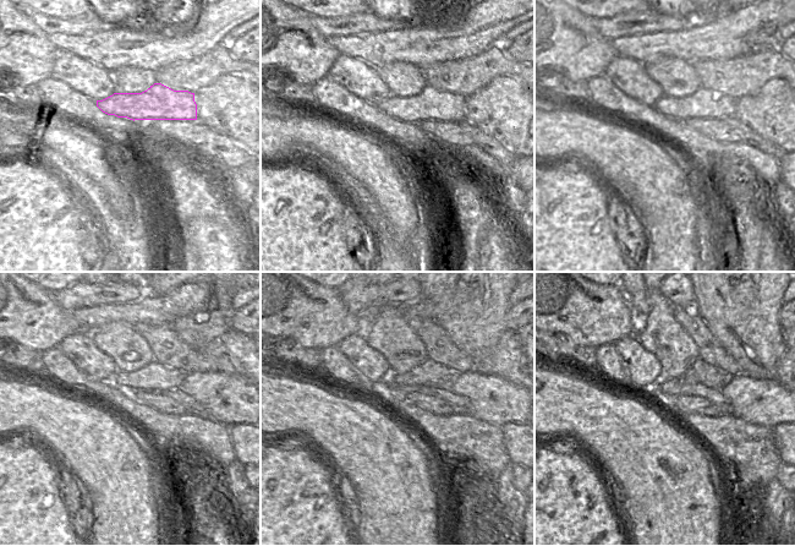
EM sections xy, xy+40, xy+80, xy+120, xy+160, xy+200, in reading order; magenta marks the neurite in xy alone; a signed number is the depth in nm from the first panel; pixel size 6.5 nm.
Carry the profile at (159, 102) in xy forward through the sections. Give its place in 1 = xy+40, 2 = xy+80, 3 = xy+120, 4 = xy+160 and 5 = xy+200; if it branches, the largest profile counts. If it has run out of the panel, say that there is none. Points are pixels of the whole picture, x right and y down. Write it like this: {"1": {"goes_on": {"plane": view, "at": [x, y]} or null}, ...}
{"1": {"goes_on": {"plane": "xy+40", "at": [431, 104]}}, "2": {"goes_on": {"plane": "xy+80", "at": [705, 103]}}, "3": {"goes_on": {"plane": "xy+120", "at": [154, 377]}}, "4": {"goes_on": {"plane": "xy+160", "at": [429, 372]}}, "5": {"goes_on": {"plane": "xy+200", "at": [691, 377]}}}

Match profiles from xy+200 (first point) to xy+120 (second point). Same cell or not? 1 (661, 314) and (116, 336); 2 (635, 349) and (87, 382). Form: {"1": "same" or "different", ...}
{"1": "same", "2": "different"}

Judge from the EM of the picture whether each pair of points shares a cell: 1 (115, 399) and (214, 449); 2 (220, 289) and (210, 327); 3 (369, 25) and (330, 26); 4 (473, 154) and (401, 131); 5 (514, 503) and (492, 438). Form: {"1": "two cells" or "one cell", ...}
{"1": "one cell", "2": "one cell", "3": "one cell", "4": "one cell", "5": "two cells"}

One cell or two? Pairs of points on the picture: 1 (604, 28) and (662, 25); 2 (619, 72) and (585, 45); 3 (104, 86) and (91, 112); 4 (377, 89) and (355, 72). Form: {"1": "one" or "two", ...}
{"1": "one", "2": "two", "3": "two", "4": "one"}

